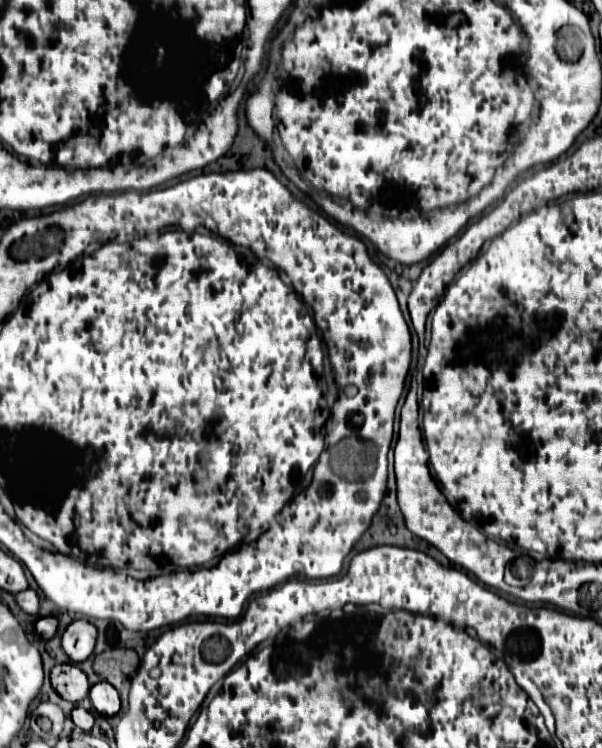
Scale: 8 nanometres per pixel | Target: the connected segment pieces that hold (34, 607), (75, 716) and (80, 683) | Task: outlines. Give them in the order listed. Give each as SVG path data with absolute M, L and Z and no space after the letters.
M31 588L23 590L23 592L19 592L19 594L15 596L15 600L17 600L17 604L19 604L27 614L37 614L37 610L39 610L39 596L37 596L35 590L31 590Z
M75 706L75 708L71 710L71 720L73 720L81 730L91 730L91 726L93 726L93 714L87 712L87 710L81 708L81 706Z
M57 664L57 666L53 666L49 678L51 678L51 686L65 700L79 702L89 694L87 676L75 664Z

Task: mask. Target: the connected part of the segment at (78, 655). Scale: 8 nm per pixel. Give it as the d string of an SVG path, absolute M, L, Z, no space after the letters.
M75 620L63 632L63 650L73 662L83 662L95 648L97 628L87 620Z

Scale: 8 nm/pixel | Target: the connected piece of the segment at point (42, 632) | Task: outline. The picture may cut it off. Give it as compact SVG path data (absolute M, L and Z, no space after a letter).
M55 616L39 618L39 620L35 622L35 632L37 632L43 640L53 638L53 634L57 632L57 618L55 618Z

